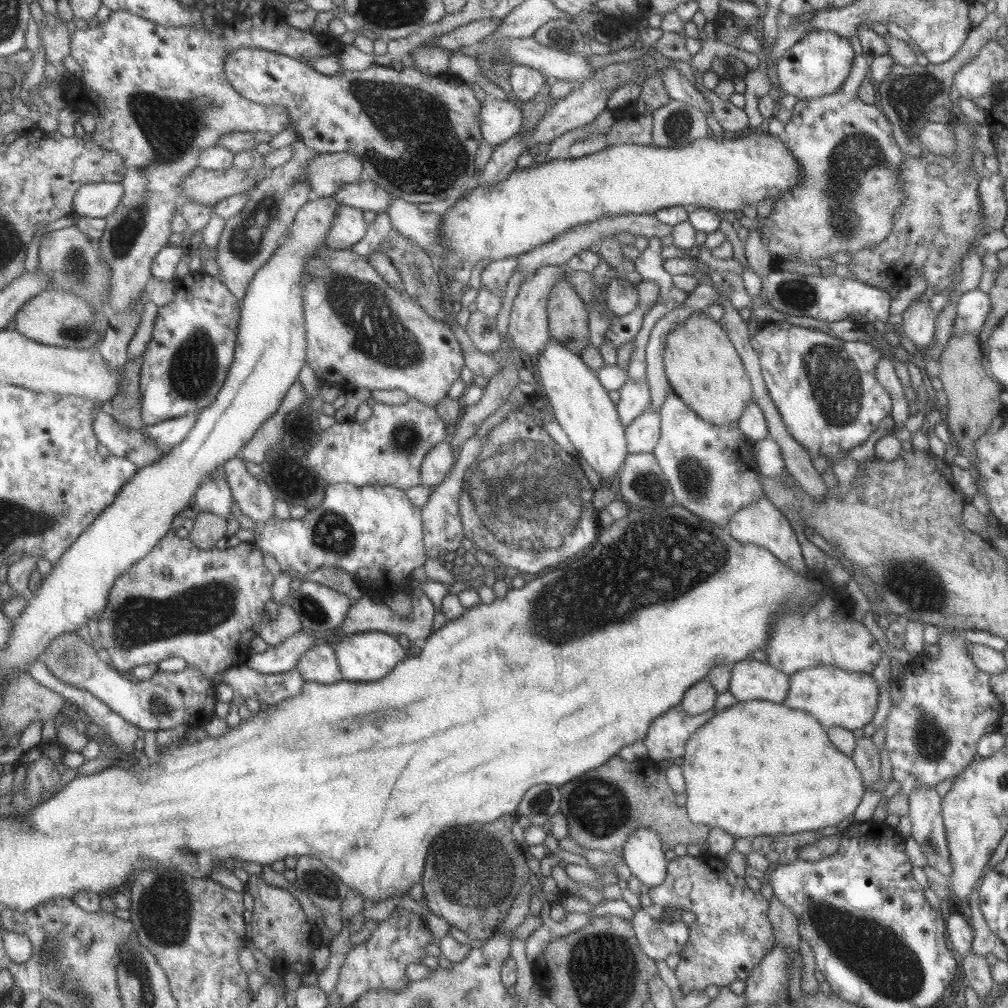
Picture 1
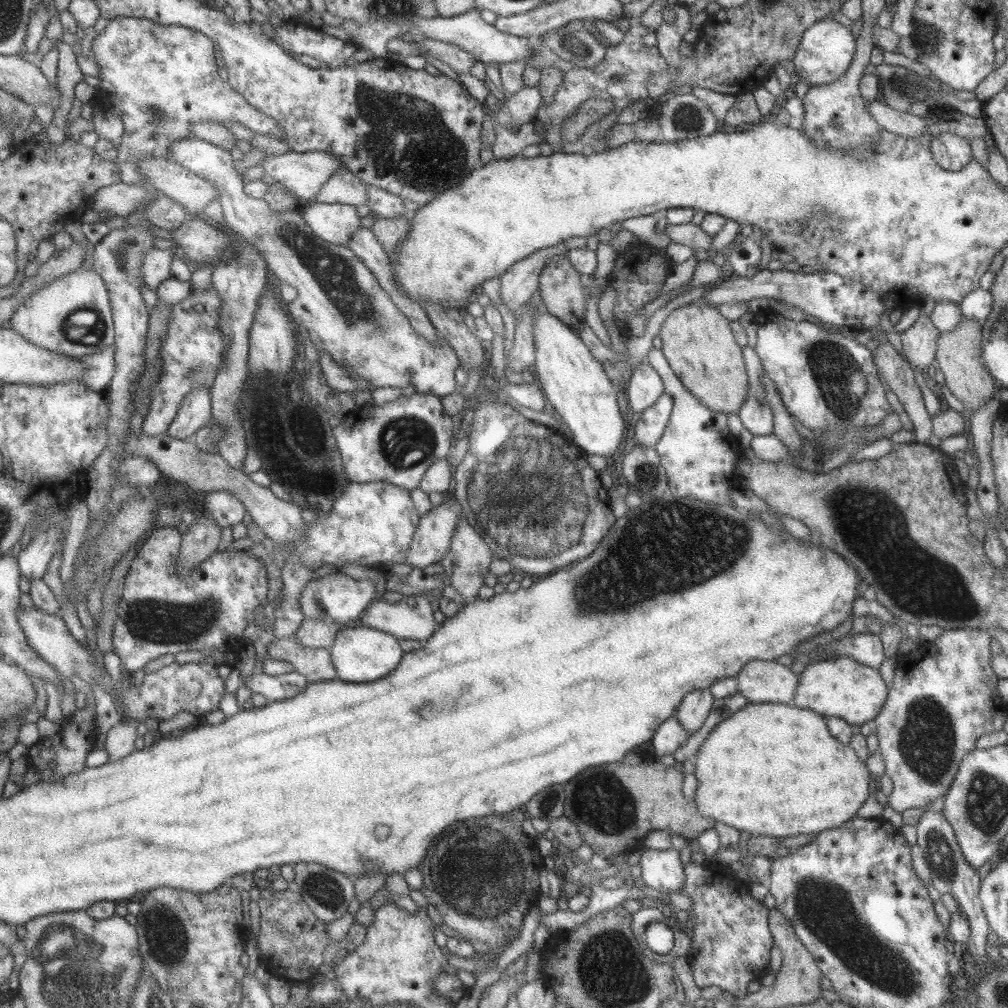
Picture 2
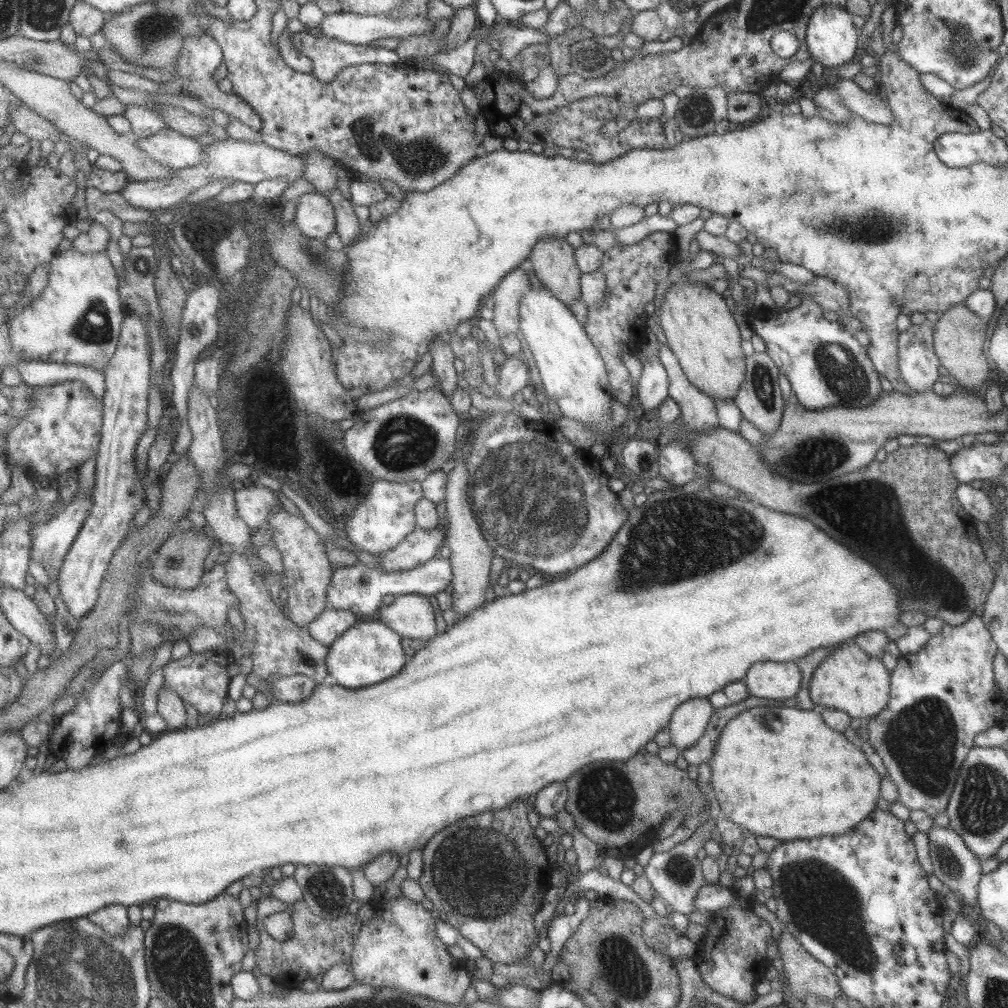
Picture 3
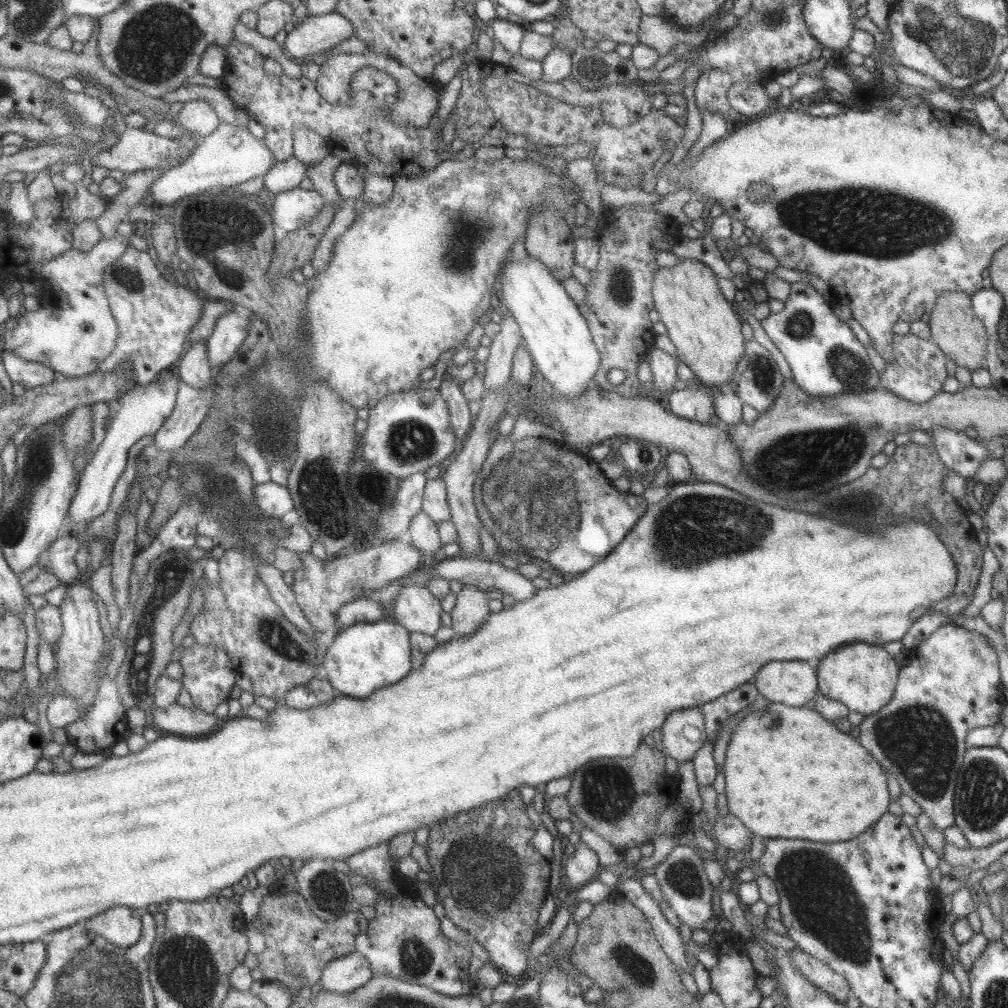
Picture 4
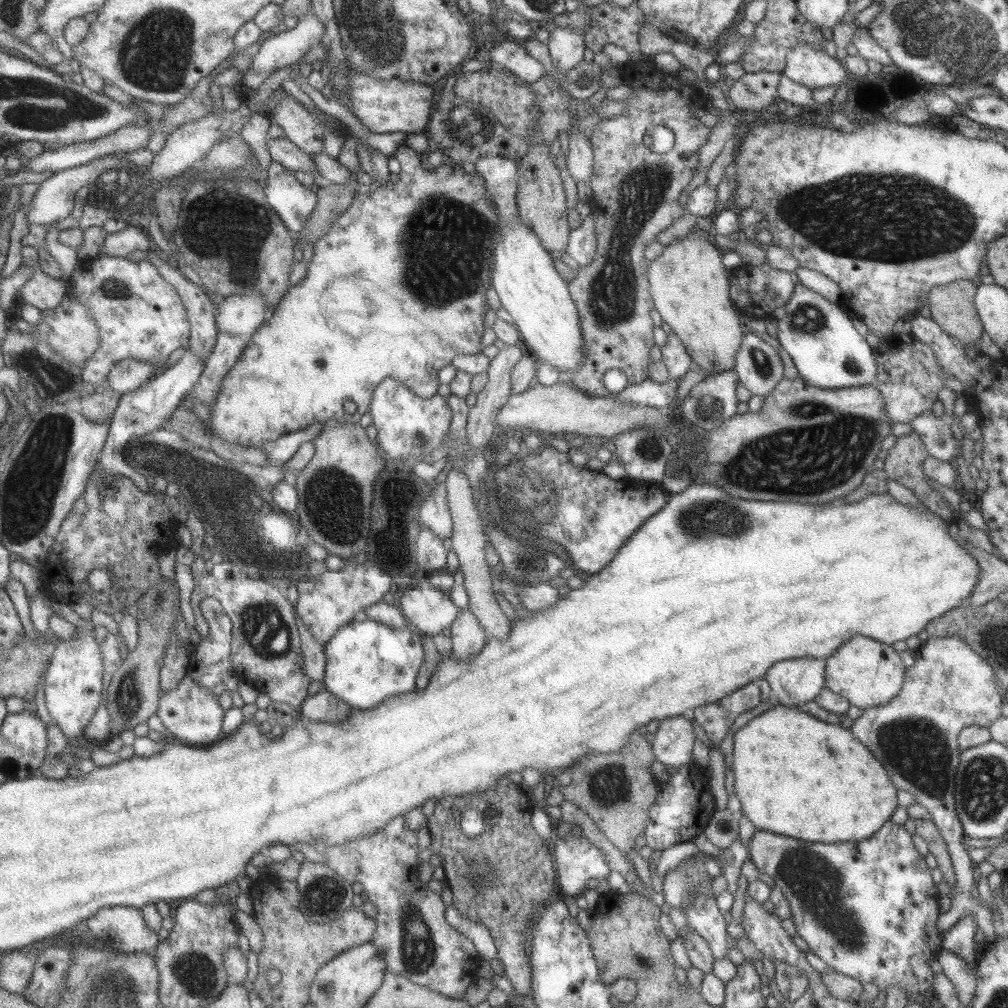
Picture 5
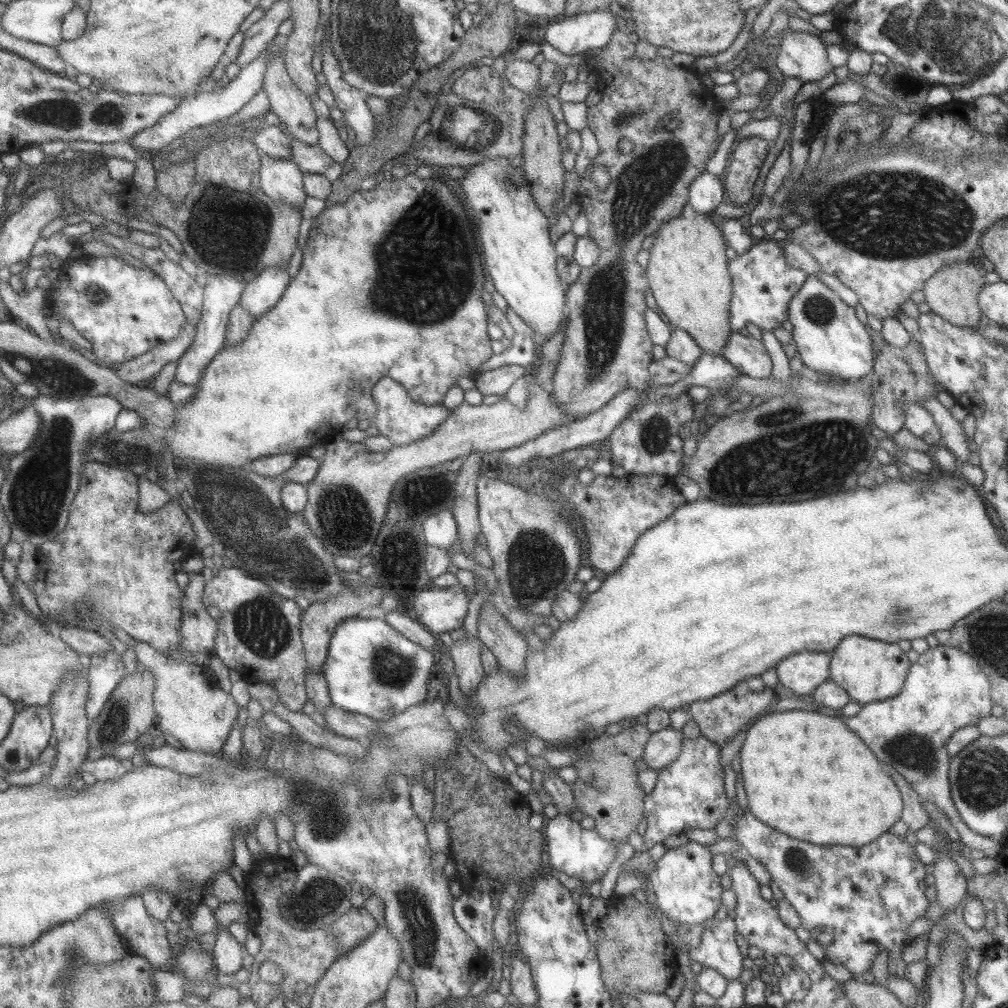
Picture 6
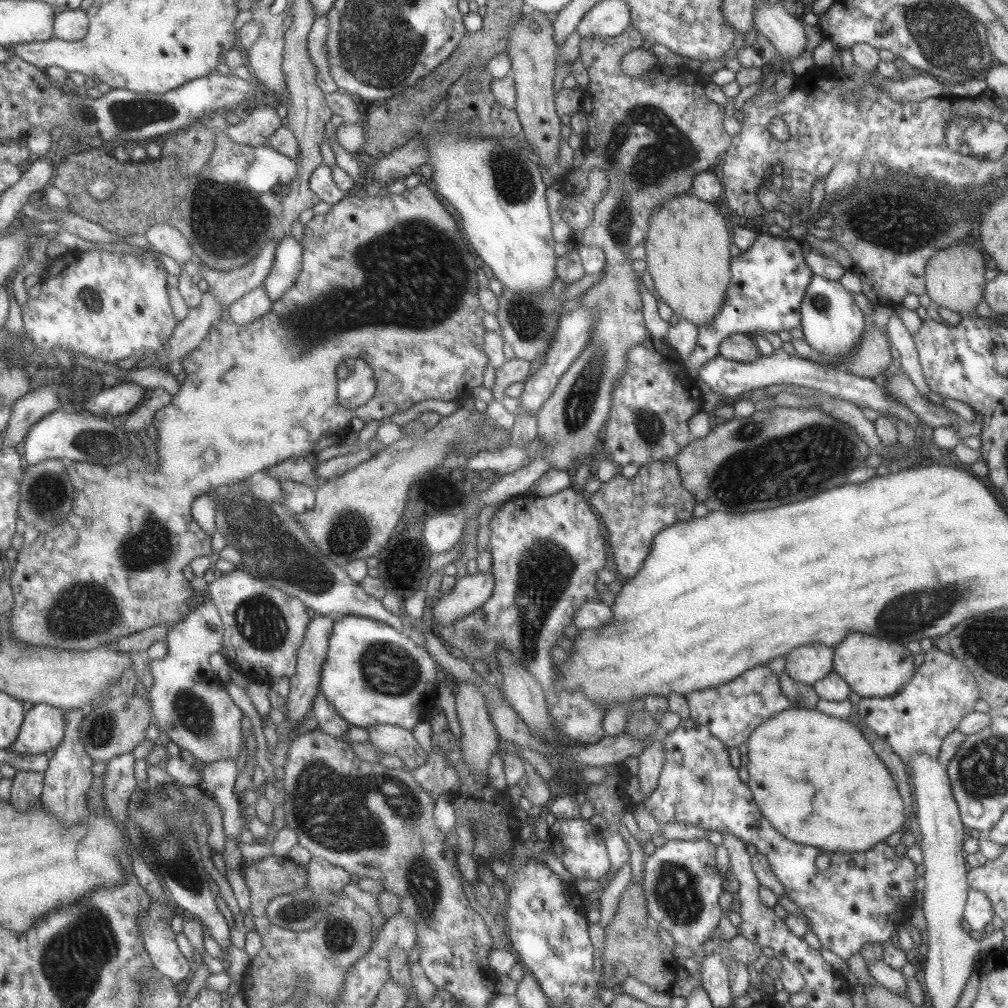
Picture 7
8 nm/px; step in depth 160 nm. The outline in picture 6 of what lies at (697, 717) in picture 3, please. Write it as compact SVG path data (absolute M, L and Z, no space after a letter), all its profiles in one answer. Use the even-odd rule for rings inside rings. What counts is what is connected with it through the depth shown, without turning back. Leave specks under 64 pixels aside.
M670 726L650 733L642 756L648 768L659 770L679 756L682 749L682 737L681 731Z

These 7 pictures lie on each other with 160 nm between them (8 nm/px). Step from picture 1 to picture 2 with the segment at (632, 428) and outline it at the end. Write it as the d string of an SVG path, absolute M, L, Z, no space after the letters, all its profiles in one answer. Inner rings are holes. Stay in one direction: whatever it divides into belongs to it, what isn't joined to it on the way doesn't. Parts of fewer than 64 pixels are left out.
M665 391L661 396L641 412L639 420L634 424L634 441L636 445L645 448L654 447L660 439L663 429L669 420L672 410L672 401Z

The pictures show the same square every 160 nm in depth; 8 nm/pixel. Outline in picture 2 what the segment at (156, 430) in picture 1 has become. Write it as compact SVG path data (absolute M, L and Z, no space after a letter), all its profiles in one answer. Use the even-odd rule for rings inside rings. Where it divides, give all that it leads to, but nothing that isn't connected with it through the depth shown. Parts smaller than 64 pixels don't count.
M199 387L189 392L179 405L179 411L165 434L176 439L193 437L201 426L206 426L211 420L211 398L207 387Z

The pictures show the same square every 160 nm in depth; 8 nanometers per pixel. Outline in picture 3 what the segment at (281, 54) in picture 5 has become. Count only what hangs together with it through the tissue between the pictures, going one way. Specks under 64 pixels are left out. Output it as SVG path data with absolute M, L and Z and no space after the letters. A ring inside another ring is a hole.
M349 12L324 15L320 35L352 45L367 45L381 38L406 38L432 30L434 22L423 17L390 19L387 16L359 15Z

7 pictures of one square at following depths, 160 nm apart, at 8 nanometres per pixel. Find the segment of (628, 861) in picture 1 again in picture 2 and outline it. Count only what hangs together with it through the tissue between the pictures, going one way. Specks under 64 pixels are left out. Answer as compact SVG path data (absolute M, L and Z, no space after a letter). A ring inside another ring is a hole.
M639 845L639 867L641 867L641 880L645 887L654 889L661 894L669 892L680 893L685 882L683 865L679 860L679 850L653 850L653 848Z

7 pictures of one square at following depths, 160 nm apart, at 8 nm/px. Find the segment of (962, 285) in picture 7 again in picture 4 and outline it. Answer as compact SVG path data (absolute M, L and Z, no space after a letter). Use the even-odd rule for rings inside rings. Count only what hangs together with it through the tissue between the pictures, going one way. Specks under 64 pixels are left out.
M942 292L936 300L929 315L931 342L934 343L947 359L951 359L956 366L966 368L969 373L981 367L986 359L987 334L983 323L973 314L970 295L964 292Z

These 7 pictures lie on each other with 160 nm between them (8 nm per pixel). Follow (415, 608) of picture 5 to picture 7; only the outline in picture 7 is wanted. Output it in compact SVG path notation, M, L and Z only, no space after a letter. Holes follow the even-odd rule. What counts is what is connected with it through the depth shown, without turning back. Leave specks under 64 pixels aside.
M490 569L486 573L477 571L472 575L456 577L449 594L441 594L431 606L431 616L435 620L433 626L451 626L455 621L471 615L491 596L493 585Z

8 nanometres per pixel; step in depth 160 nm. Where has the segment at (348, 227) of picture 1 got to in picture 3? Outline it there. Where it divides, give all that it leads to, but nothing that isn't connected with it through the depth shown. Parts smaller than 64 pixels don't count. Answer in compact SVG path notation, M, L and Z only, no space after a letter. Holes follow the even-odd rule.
M318 192L297 197L293 222L306 237L327 238L335 230L335 215L329 199Z

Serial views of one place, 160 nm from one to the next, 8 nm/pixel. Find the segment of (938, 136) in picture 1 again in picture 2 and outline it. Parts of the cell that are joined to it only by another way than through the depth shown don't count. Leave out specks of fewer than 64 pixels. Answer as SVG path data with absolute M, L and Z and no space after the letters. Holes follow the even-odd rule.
M880 98L866 101L866 107L883 131L892 132L899 137L919 137L926 132L926 120L910 112L899 112L887 106Z

